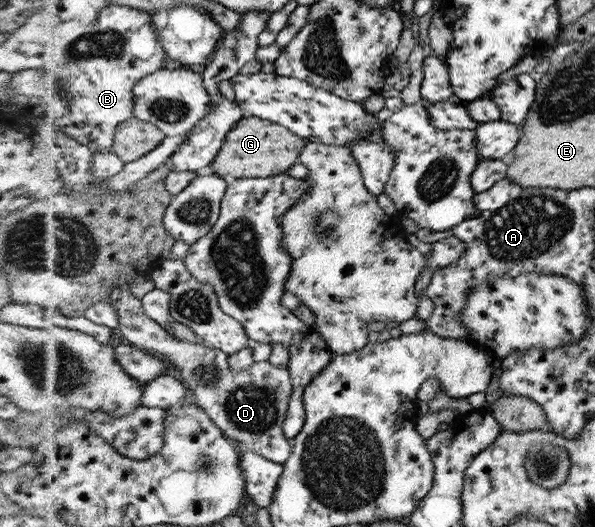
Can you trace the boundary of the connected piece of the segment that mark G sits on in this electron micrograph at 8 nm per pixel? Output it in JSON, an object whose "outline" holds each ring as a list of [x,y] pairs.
{"outline":[[[246,116],[228,133],[225,145],[210,170],[230,181],[279,176],[298,162],[307,142],[291,128],[259,116]]]}

